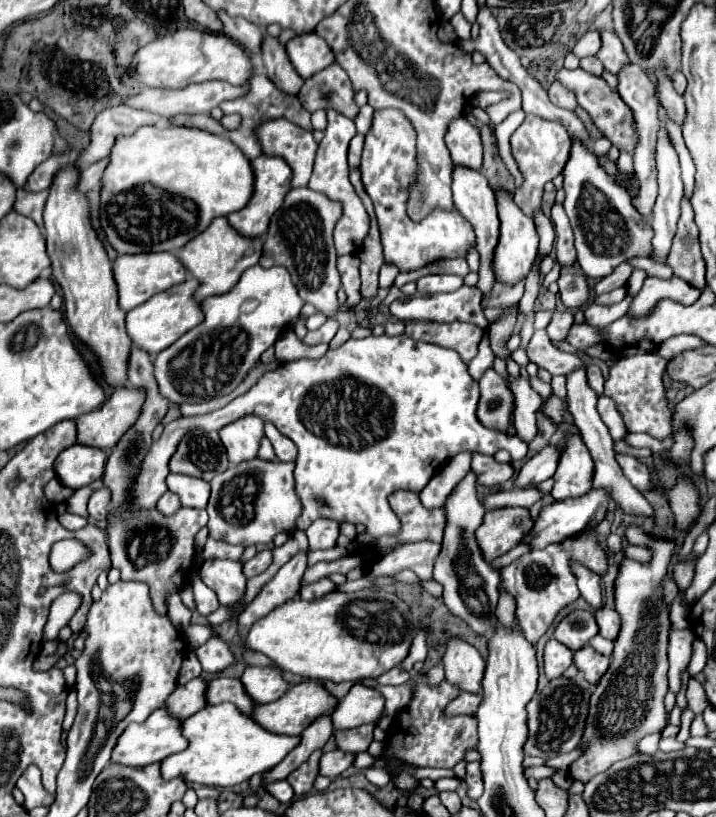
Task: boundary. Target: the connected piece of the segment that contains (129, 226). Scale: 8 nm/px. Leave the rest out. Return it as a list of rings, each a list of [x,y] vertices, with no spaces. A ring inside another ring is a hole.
[[[139,127],[135,135],[115,139],[101,179],[99,223],[117,253],[179,251],[209,227],[215,217],[239,211],[251,197],[253,171],[249,159],[227,139],[197,127]]]

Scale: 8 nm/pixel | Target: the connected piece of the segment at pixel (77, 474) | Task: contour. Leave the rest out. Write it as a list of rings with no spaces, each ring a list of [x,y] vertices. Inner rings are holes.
[[[71,445],[55,459],[55,473],[61,485],[81,489],[103,477],[107,455],[95,447]]]

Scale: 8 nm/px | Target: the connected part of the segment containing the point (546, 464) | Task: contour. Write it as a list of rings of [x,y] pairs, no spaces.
[[[553,445],[545,447],[541,453],[537,453],[533,459],[529,459],[521,467],[521,471],[515,479],[515,487],[529,489],[529,487],[539,485],[541,481],[553,477],[555,469],[557,469],[557,461],[559,461],[559,449]]]

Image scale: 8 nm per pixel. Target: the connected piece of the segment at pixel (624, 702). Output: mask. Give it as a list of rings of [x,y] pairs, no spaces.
[[[627,527],[625,537],[633,545],[647,545],[653,551],[651,565],[637,561],[623,561],[615,581],[615,607],[621,615],[623,627],[615,641],[613,663],[591,695],[589,717],[583,739],[589,741],[585,753],[571,763],[573,779],[587,783],[597,773],[607,771],[615,761],[635,755],[635,743],[649,735],[663,731],[667,725],[667,711],[663,697],[667,693],[667,633],[669,607],[663,603],[659,581],[667,575],[673,555],[673,543],[651,539],[639,527]]]

